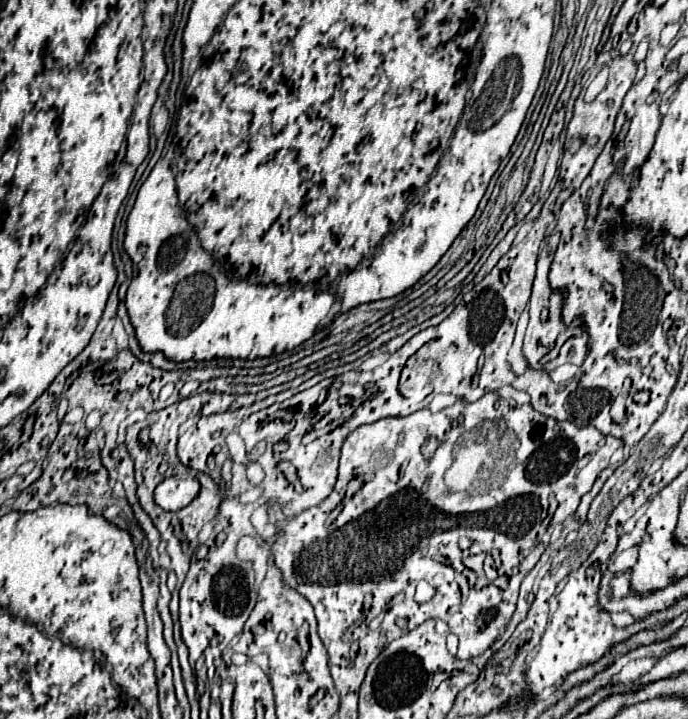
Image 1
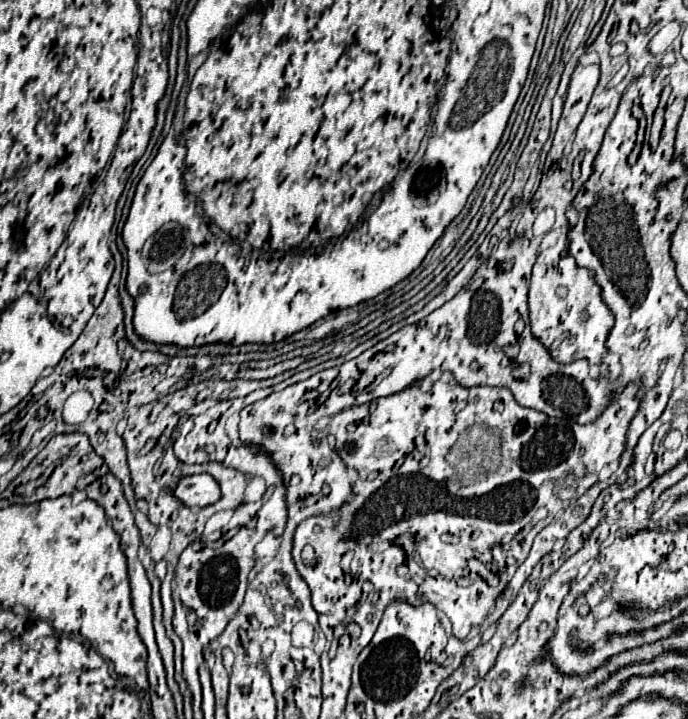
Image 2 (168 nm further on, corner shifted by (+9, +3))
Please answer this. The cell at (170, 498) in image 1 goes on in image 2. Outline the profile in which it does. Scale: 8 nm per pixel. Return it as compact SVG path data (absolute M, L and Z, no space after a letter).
M194 474L182 478L174 494L186 506L210 506L220 500L220 484L210 474Z

